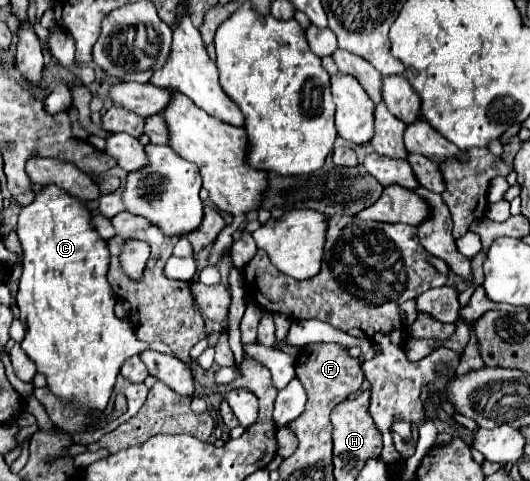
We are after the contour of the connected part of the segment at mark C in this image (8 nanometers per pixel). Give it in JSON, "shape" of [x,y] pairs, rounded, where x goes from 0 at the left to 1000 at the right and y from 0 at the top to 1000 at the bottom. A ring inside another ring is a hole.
{"shape":[[[87,387],[68,403],[60,424],[42,432],[30,482],[45,520],[45,565],[30,615],[38,669],[49,678],[49,699],[38,719],[68,757],[68,769],[87,782],[87,802],[102,823],[136,848],[192,857],[208,832],[234,748],[275,723],[275,711],[264,711],[257,703],[249,669],[226,665],[215,653],[219,624],[200,582],[208,536],[200,503],[177,474],[170,474],[170,445],[158,424],[106,387]]]}

